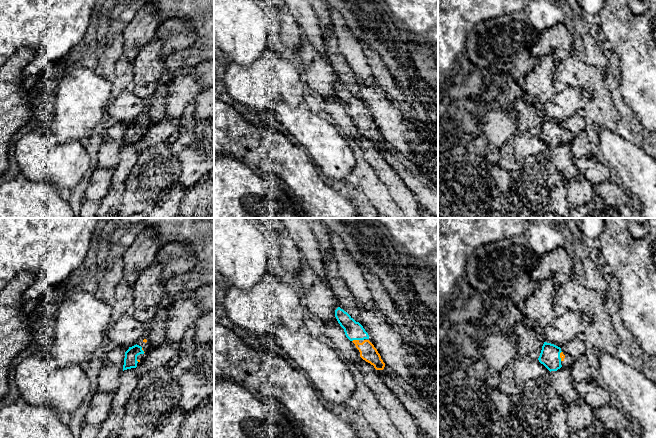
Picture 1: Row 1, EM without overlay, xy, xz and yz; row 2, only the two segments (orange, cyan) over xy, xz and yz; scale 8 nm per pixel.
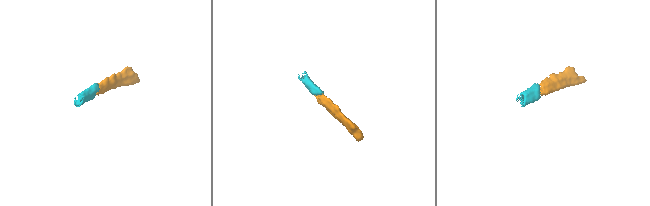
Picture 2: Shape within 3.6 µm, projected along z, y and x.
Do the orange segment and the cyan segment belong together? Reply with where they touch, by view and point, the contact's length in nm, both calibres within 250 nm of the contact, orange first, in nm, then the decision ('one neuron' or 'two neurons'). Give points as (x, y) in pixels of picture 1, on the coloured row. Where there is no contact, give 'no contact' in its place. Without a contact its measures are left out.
contact xz (355, 340); length 60 nm; calibres 140 and 150 nm; one neuron

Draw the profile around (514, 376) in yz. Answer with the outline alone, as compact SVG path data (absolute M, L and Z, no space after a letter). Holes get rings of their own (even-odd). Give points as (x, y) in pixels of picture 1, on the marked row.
M516 356L500 372L498 390L510 397L522 394L526 384L537 378L545 378L550 371L539 362L530 357Z

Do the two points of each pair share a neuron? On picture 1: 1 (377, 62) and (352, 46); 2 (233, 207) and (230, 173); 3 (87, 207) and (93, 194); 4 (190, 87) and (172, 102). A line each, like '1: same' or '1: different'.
1: different
2: same
3: different
4: same

